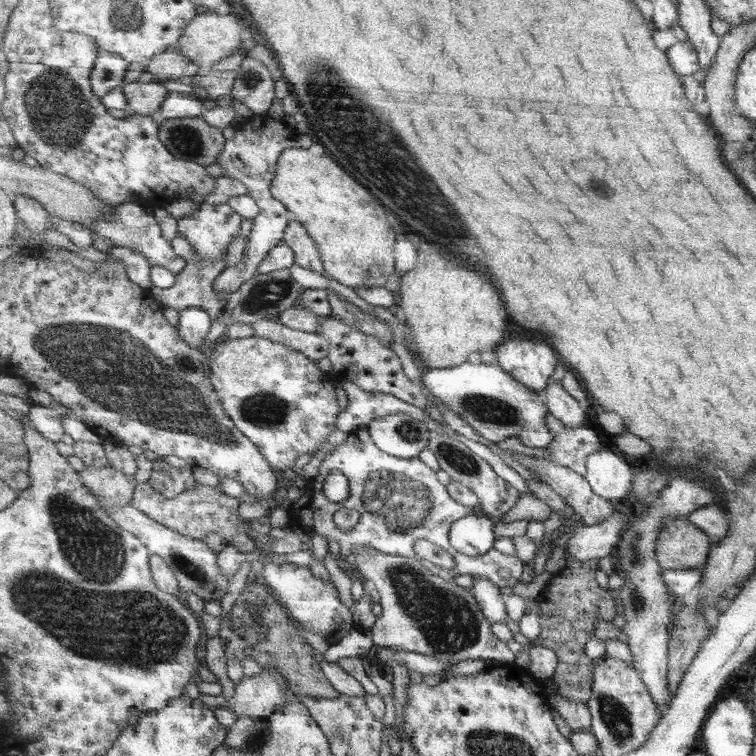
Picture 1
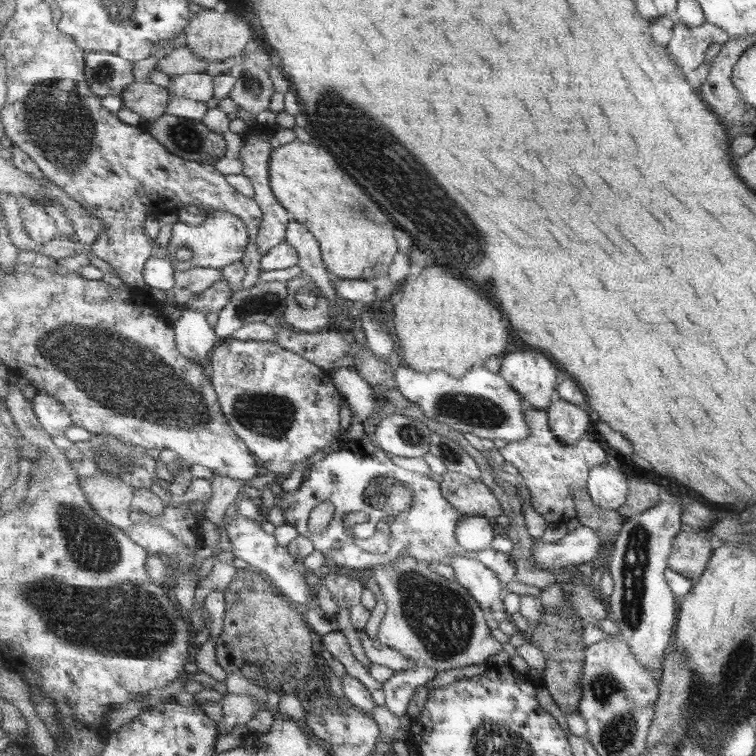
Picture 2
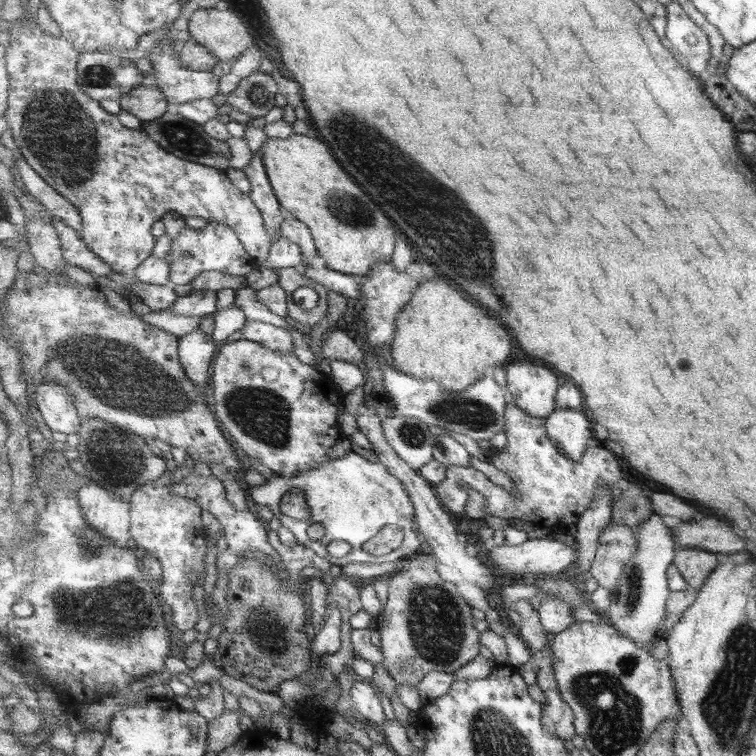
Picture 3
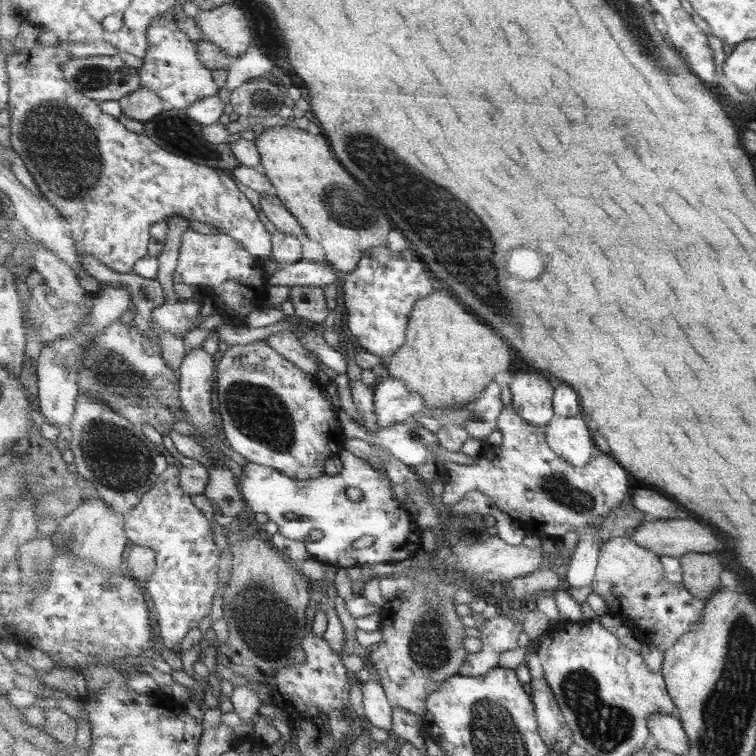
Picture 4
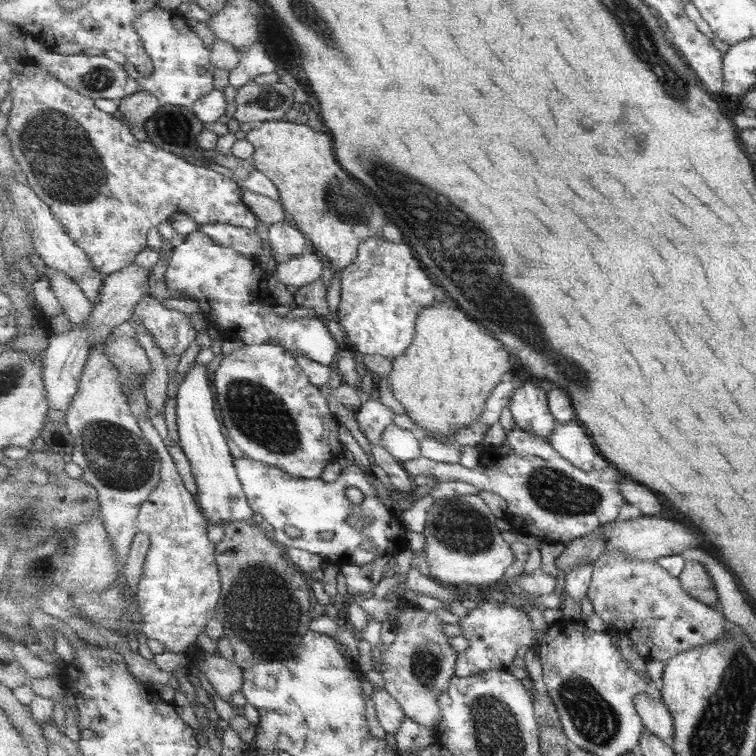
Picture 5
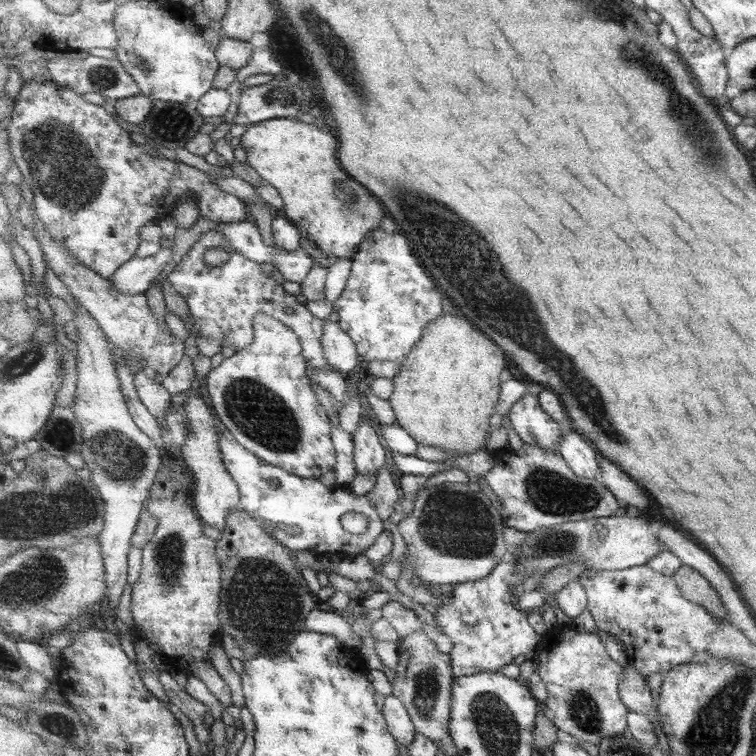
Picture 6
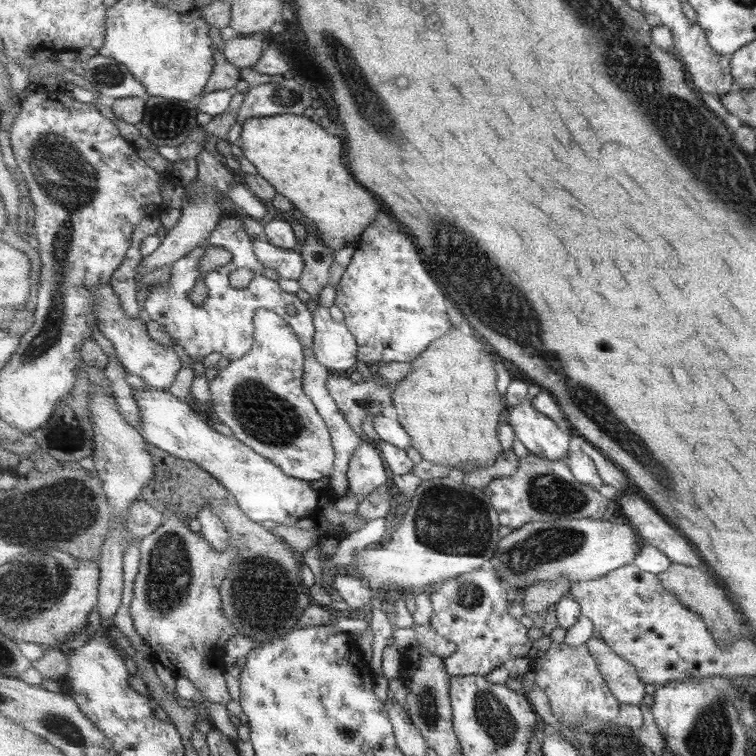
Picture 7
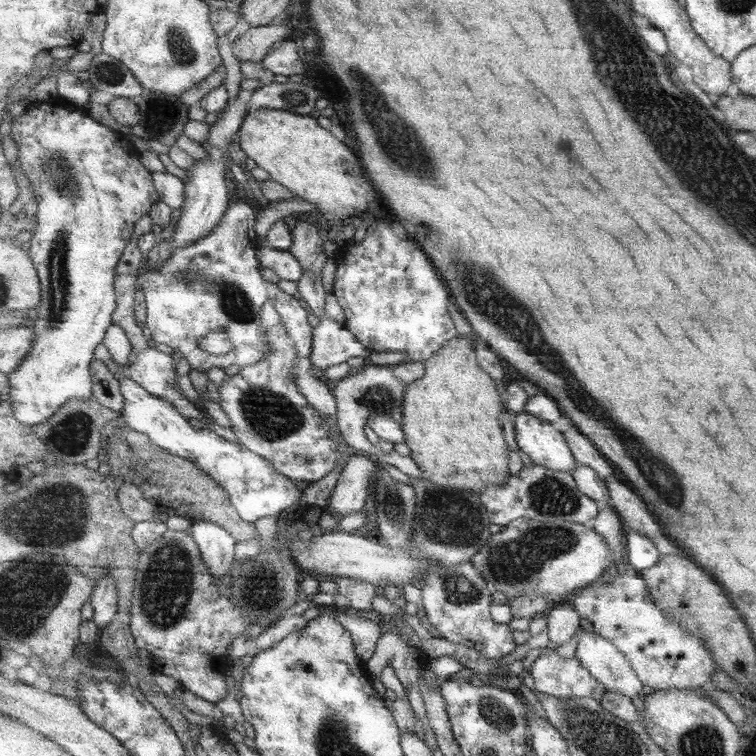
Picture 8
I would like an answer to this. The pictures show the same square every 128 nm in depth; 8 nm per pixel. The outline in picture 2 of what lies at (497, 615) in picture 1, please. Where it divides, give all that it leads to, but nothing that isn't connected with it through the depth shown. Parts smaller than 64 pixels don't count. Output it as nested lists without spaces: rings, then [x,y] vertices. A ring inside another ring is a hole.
[[[462,558],[455,567],[455,576],[454,580],[467,588],[484,611],[502,601],[506,583],[485,564]]]

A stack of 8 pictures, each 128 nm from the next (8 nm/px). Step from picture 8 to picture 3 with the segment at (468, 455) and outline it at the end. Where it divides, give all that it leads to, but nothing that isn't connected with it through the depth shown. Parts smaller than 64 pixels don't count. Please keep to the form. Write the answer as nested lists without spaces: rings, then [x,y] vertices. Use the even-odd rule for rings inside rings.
[[[427,280],[419,285],[413,300],[399,313],[398,334],[390,344],[395,368],[417,379],[435,380],[449,391],[465,391],[495,366],[505,367],[513,336],[489,310],[473,304],[457,286],[445,280]]]

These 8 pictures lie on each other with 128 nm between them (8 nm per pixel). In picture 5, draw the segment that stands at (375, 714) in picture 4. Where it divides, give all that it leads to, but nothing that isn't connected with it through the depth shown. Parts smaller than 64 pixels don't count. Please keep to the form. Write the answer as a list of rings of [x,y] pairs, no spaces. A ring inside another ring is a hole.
[[[374,687],[371,697],[374,699],[376,717],[382,728],[389,734],[397,734],[401,728],[401,722],[405,720],[405,710],[394,696],[391,696],[386,689]]]

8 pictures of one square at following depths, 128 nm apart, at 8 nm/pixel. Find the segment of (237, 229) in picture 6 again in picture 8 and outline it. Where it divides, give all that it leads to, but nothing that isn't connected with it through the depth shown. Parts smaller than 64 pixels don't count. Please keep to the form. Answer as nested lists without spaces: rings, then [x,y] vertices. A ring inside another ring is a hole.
[[[266,242],[258,247],[258,257],[262,266],[270,268],[279,278],[292,280],[296,283],[301,280],[303,274],[302,264],[291,251],[273,248]]]

